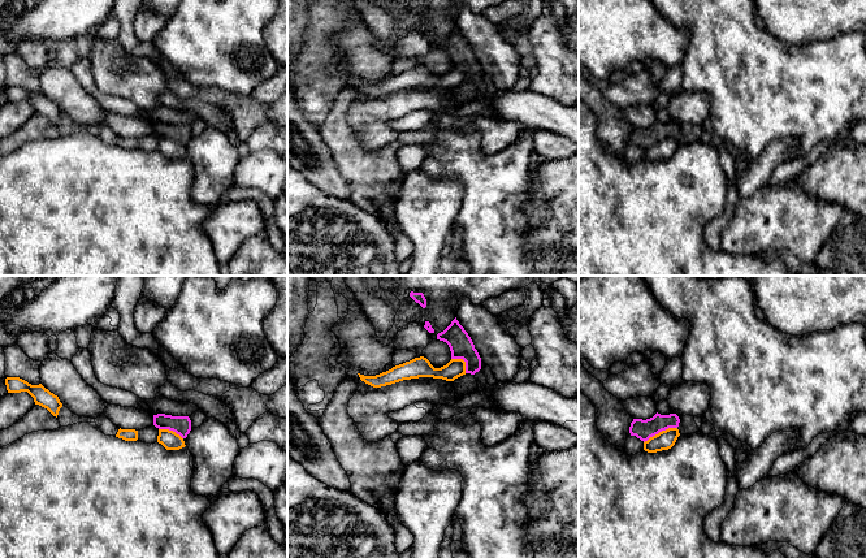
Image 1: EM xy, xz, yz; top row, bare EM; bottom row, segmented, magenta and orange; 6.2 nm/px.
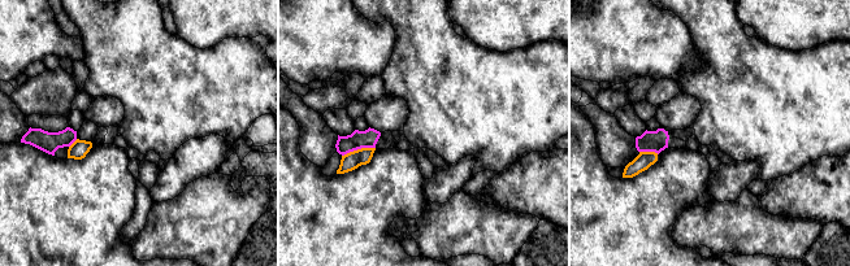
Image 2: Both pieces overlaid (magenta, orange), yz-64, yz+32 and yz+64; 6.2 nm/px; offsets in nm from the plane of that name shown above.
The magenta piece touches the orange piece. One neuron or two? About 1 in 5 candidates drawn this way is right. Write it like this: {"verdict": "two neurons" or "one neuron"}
{"verdict": "two neurons"}

